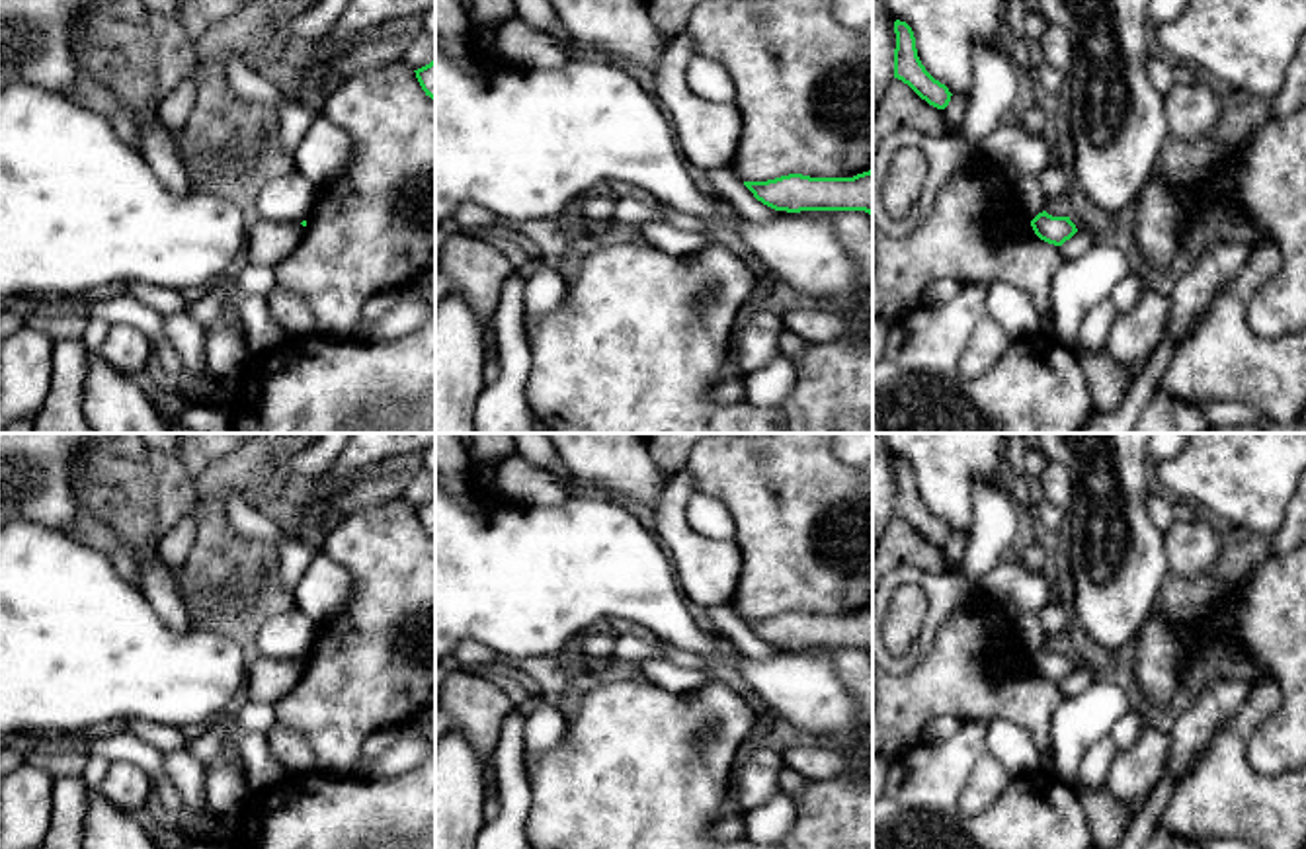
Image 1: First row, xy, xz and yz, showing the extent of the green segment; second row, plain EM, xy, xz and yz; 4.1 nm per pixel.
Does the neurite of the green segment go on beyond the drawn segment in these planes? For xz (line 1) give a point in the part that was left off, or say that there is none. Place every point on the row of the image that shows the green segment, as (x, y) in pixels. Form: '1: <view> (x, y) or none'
1: none

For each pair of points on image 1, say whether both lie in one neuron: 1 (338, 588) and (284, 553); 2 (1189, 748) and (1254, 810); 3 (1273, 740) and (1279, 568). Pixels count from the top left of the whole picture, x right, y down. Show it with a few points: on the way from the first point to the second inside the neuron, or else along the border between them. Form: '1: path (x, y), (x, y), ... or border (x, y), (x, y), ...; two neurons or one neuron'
1: border (319, 551), (293, 592); two neurons
2: border (1226, 719), (1193, 768), (1178, 783); two neurons
3: path (1285, 697), (1285, 611); one neuron

